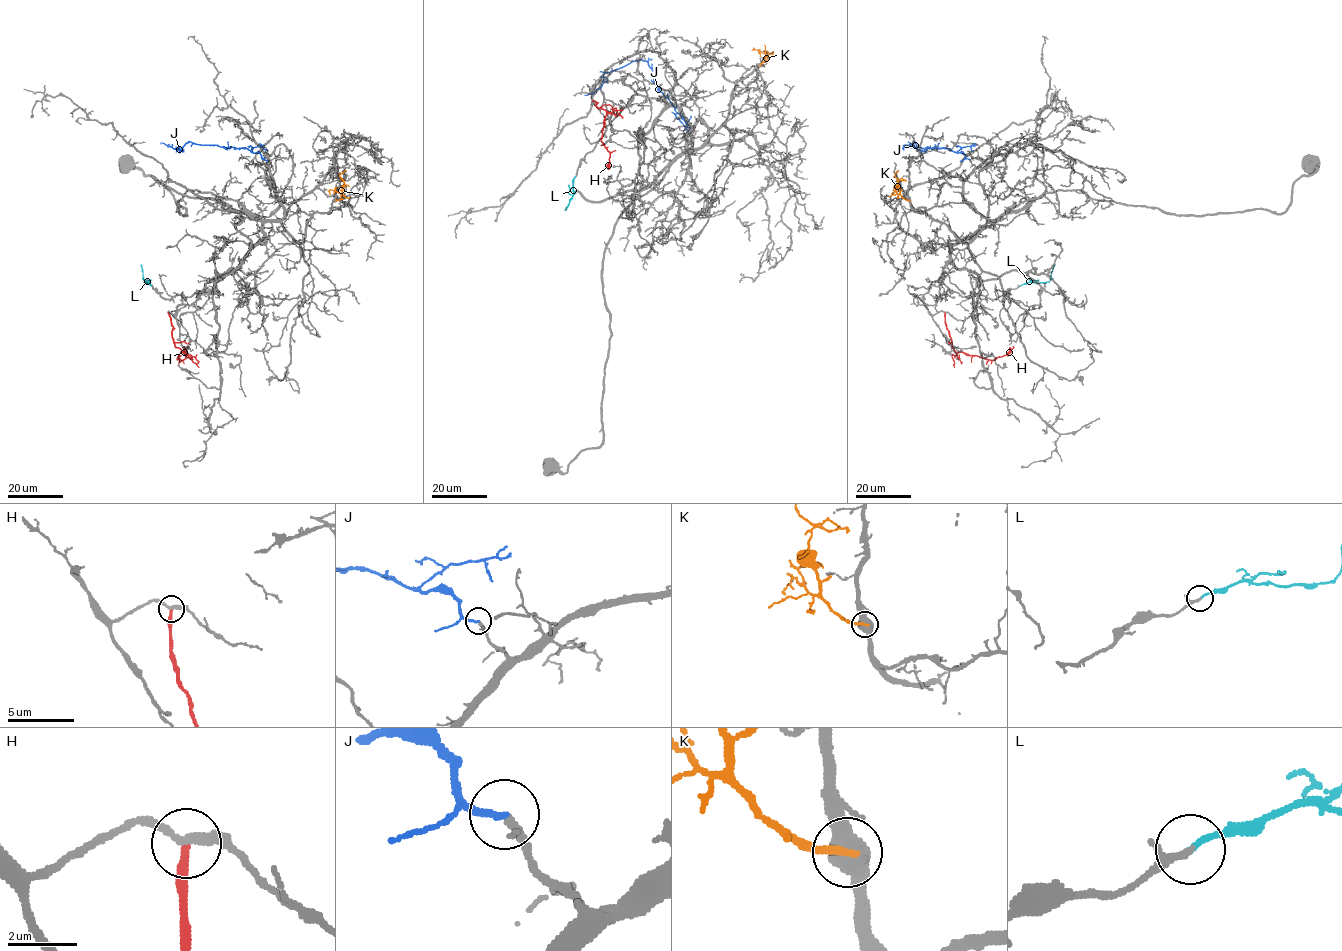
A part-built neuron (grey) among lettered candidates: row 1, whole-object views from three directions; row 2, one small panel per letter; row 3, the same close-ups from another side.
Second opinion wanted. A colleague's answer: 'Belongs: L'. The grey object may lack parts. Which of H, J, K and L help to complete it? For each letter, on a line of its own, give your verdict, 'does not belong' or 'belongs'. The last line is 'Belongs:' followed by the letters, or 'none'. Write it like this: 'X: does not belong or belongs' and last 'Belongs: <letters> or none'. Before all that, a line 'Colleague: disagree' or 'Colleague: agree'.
Colleague: disagree
H: does not belong
J: belongs
K: does not belong
L: belongs
Belongs: J, L

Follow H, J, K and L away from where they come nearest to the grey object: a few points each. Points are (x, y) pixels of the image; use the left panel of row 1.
H: (168, 312), (174, 344), (182, 352), (178, 355), (179, 359), (186, 357), (184, 346)
J: (263, 158), (259, 153), (246, 148), (187, 142), (179, 149), (161, 143)
K: (336, 200), (342, 194), (344, 182), (339, 174), (346, 170)
L: (151, 285), (143, 279), (140, 264)

